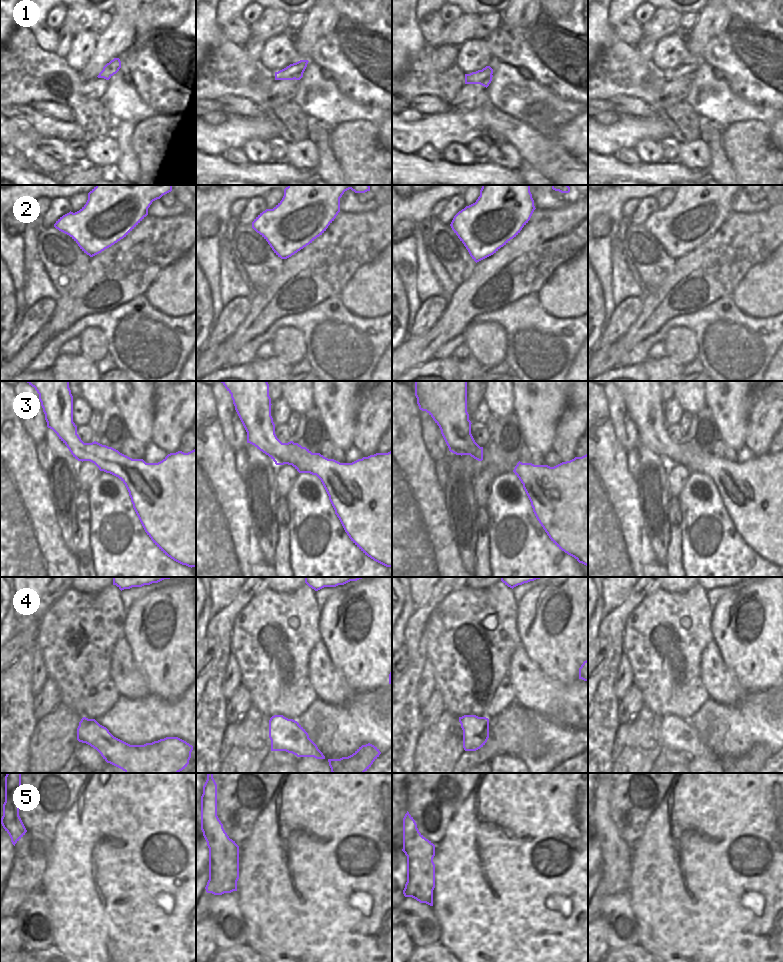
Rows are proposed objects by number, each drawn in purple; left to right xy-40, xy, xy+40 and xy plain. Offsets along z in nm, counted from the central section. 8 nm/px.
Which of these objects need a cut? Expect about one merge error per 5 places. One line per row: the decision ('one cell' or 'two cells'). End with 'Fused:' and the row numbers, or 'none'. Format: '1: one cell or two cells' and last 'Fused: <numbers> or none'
1: one cell
2: one cell
3: one cell
4: one cell
5: two cells
Fused: 5

